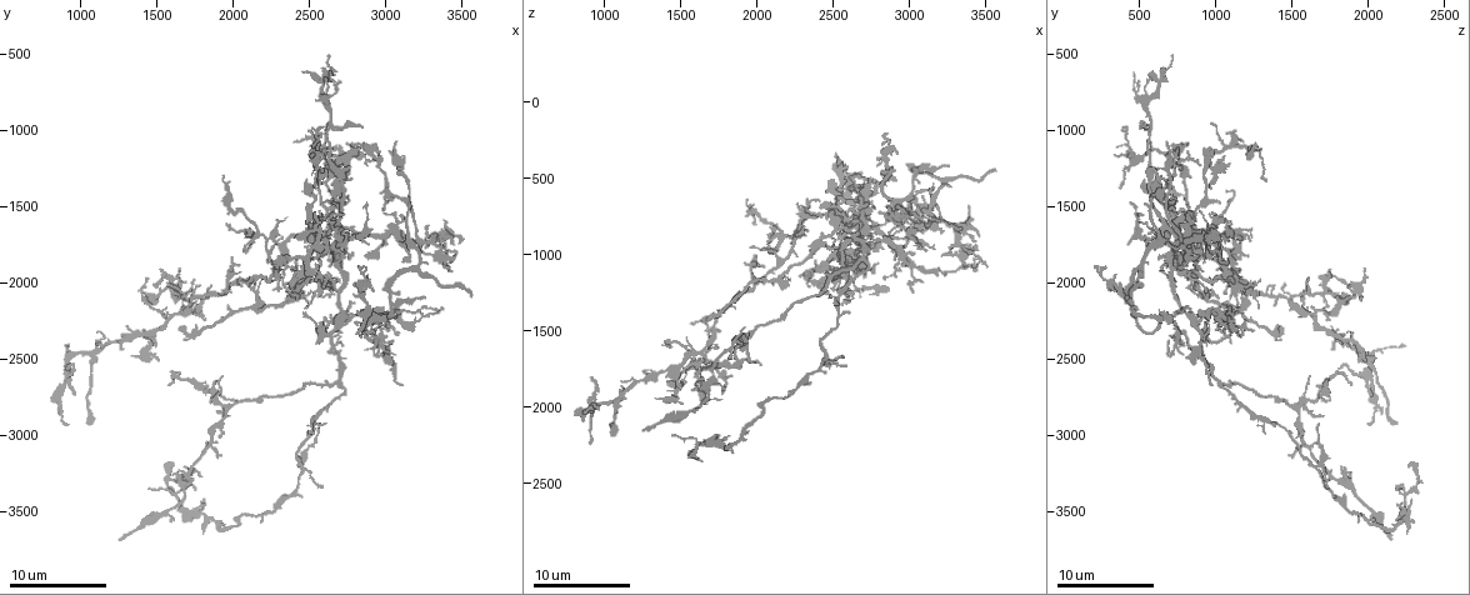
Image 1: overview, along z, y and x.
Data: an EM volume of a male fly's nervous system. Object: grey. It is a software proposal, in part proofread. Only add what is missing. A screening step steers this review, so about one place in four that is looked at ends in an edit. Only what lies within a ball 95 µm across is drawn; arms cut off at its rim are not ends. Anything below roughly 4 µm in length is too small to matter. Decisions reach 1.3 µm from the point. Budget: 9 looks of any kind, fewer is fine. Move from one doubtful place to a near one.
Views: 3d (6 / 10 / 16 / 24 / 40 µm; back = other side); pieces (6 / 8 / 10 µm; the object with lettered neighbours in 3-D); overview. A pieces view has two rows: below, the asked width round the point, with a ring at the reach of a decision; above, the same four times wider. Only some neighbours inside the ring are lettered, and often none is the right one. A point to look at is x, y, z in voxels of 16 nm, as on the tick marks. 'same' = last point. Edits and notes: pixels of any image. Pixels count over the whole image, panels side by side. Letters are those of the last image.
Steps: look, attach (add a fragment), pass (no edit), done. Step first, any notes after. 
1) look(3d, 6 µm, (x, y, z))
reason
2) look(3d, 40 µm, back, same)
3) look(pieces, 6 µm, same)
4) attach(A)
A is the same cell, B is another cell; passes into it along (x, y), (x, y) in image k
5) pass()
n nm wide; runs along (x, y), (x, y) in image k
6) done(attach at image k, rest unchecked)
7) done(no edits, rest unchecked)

look(3d, 10 µm, (1660, 2280, 1440))
long arm stops here

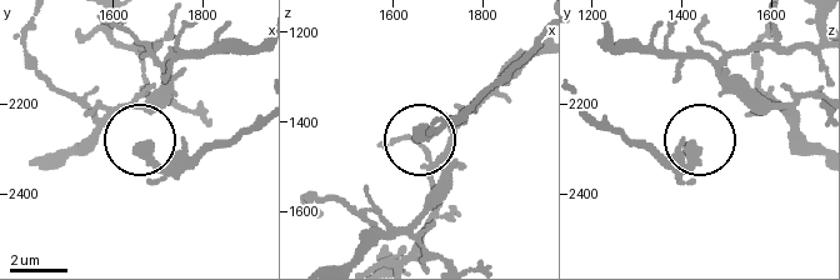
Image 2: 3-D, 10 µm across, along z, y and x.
look(pieces, 6 µm, (1655, 2300, 1430))

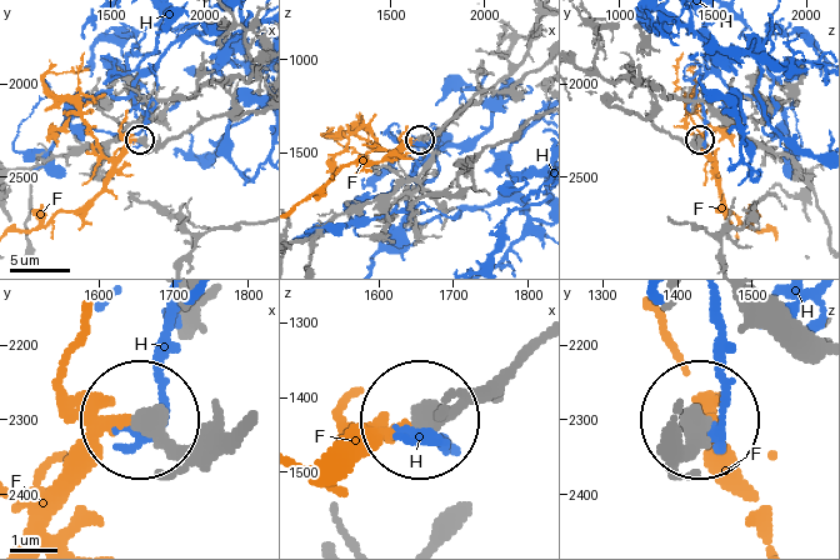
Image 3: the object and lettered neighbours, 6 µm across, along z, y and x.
attach(F)
430 nm wide; F is the same cell, H is another cell; passes into it along (534, 344), (463, 399), (366, 443) in image 3; the cell continues

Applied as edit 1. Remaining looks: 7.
look(pieces, 6 µm, (1600, 3180, 2280))
free end

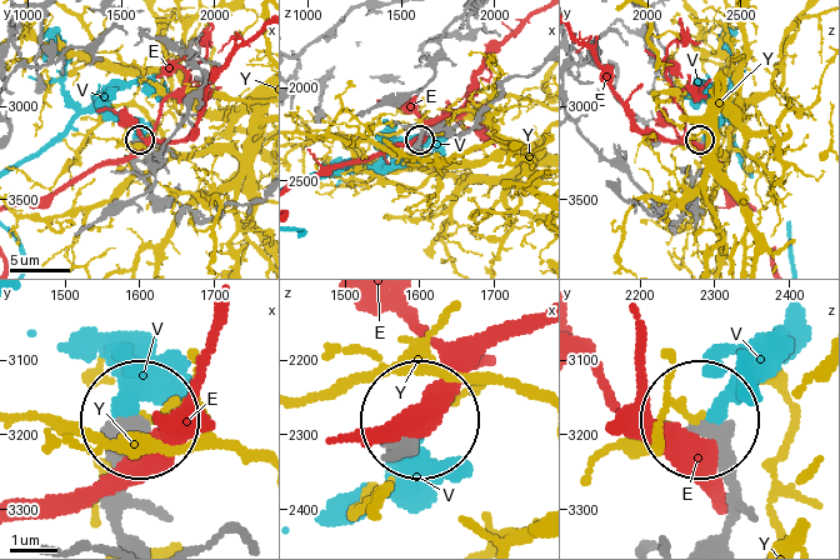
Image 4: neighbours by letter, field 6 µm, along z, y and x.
pass()
E, V and Y are other cells; runs along (718, 533), (729, 461), (698, 418) in image 4; none of them fits

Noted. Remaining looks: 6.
look(pieces, 8 µm, (1820, 3420, 2280))
branch stops here

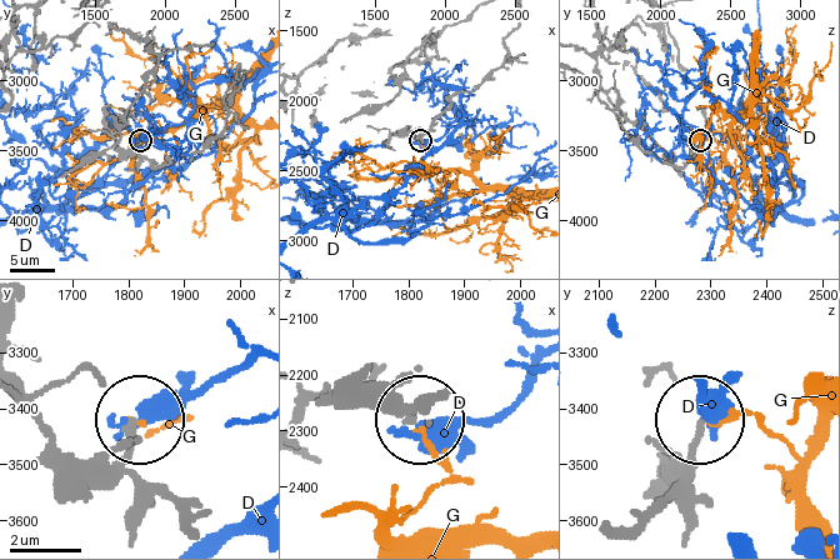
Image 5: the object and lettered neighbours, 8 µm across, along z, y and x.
pass()
180 nm wide; D and G are other cells; runs along (624, 531), (686, 478), (701, 426) in image 5; no lettered fragment goes on from it

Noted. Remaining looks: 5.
look(pieces, 6 µm, (3100, 2660, 960))
an open end

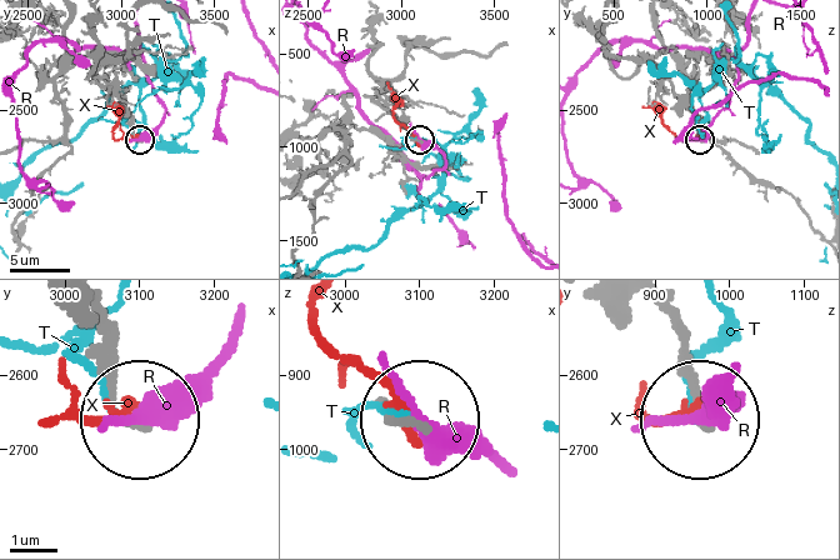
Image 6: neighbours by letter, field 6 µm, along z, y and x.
pass()
140 nm wide; R, T and X are other cells; runs along (651, 300), (671, 324), (699, 419) in image 6; none of them fits

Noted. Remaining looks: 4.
done(attach at image 3, rest unchecked)

